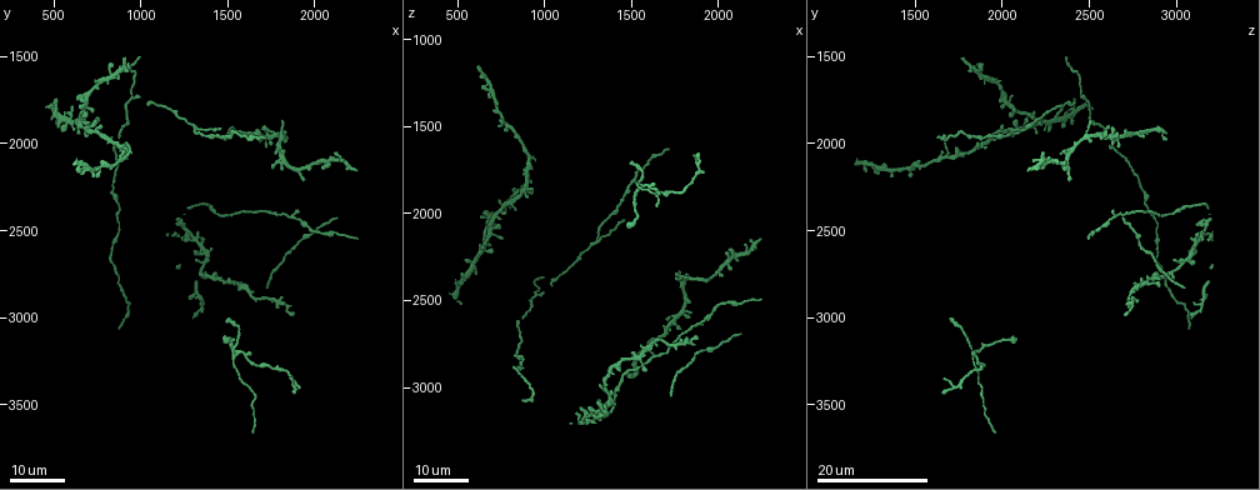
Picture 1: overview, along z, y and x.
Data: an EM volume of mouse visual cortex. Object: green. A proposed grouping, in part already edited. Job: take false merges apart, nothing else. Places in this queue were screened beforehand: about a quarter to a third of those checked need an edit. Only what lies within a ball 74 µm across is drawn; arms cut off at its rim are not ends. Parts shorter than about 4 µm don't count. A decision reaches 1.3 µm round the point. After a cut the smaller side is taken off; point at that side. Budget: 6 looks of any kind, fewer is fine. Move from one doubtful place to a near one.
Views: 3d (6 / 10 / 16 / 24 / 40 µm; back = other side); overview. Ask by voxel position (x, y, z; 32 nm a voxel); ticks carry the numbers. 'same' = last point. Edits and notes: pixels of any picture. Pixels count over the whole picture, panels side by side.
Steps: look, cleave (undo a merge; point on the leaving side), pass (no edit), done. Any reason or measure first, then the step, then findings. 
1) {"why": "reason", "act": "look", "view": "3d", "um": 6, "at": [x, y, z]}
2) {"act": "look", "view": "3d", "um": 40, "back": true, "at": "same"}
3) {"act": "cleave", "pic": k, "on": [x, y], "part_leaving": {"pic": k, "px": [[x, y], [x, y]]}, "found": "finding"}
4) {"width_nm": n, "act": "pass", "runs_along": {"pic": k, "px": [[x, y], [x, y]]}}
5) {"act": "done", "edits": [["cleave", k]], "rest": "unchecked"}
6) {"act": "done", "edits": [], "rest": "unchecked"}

{"why": "sudden change in width", "act": "look", "view": "3d", "um": 16, "at": [1560, 3060, 1740]}

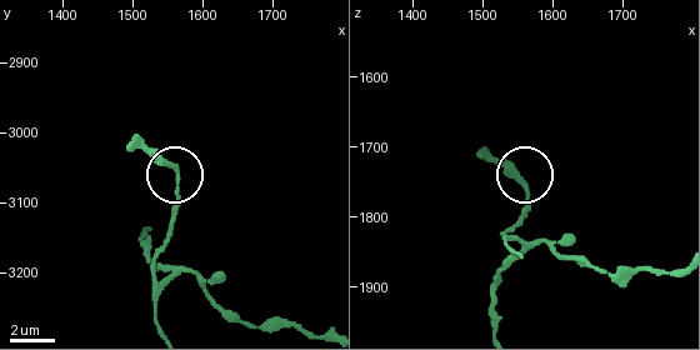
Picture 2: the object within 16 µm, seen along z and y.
{"act": "look", "view": "3d", "um": 6, "at": [1560, 3050, 1760]}

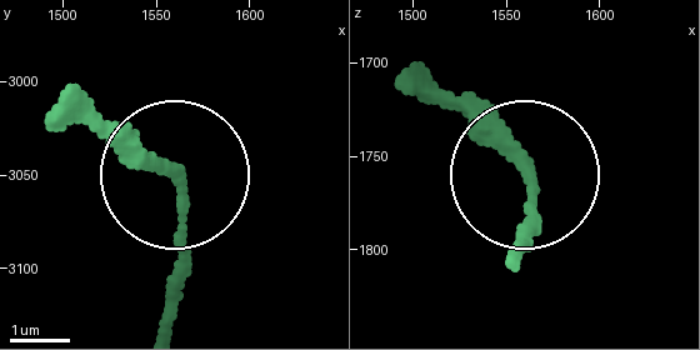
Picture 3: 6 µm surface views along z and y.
{"act": "pass", "found": "all the same neuron"}

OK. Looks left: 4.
{"why": "sudden change in width", "act": "look", "view": "3d", "um": 16, "at": [860, 2320, 2820]}

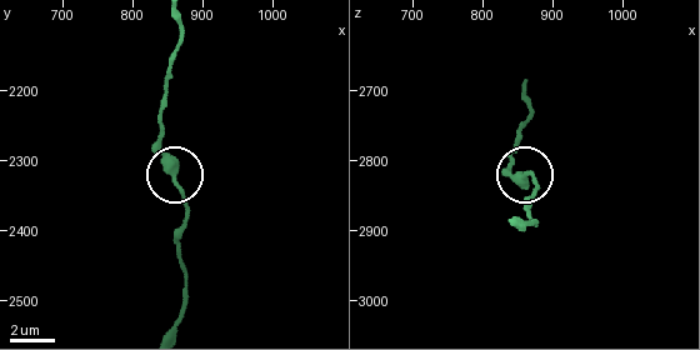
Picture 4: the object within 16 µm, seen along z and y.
{"act": "look", "view": "3d", "um": 10, "at": [860, 2320, 2825]}

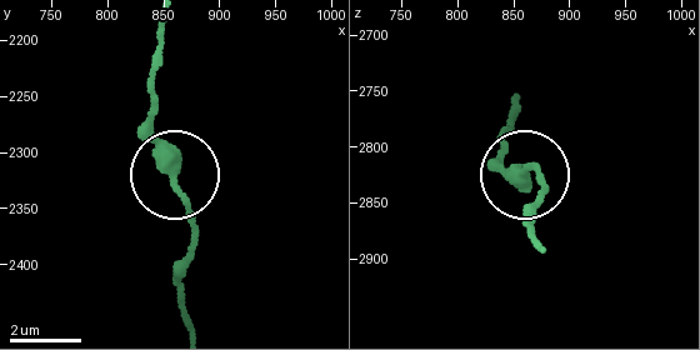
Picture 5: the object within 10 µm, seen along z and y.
{"act": "pass", "runs_along": {"pic": 5, "px": [[523, 105], [504, 159], [540, 180], [540, 198]]}, "found": "one neuron here"}

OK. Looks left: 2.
{"why": "branch point", "act": "look", "view": "3d", "um": 24, "at": [1320, 1920, 2140]}

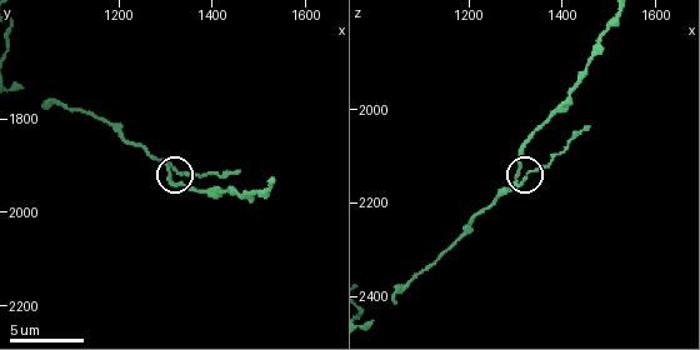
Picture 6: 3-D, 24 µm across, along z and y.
{"act": "look", "view": "3d", "um": 10, "at": [1325, 1915, 2140]}

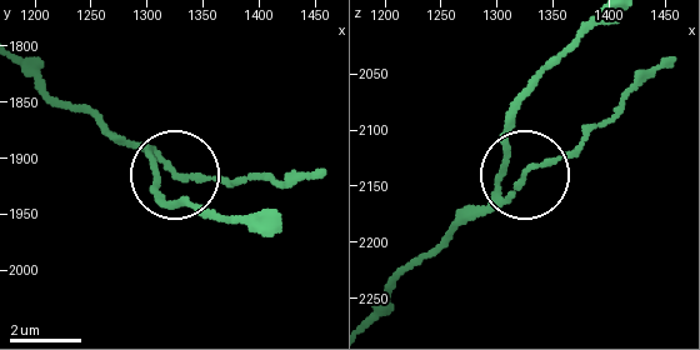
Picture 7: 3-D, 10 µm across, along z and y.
{"width_nm": 130, "act": "pass", "found": "one neuron here"}

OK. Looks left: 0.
{"act": "done", "edits": [], "rest": "unchecked"}

